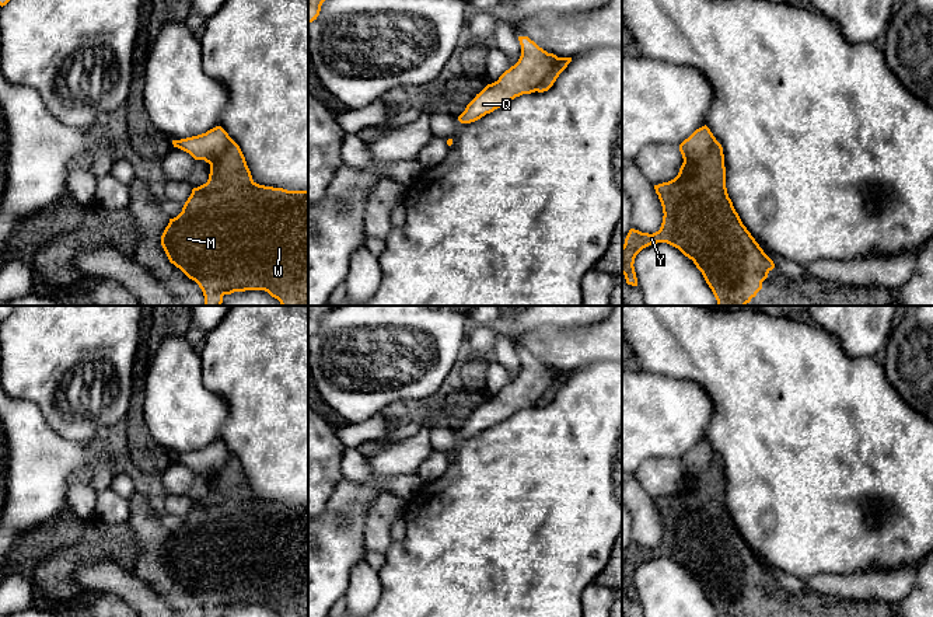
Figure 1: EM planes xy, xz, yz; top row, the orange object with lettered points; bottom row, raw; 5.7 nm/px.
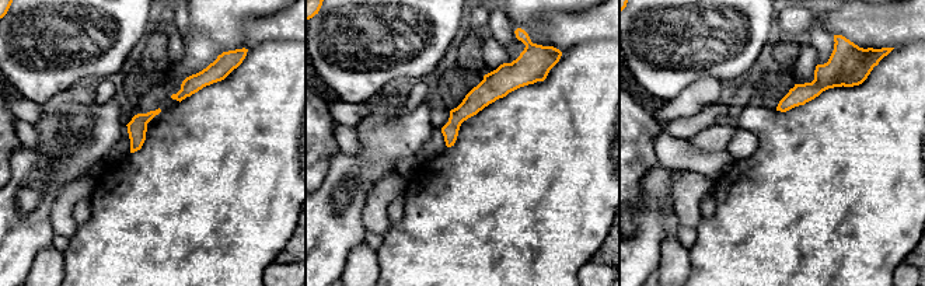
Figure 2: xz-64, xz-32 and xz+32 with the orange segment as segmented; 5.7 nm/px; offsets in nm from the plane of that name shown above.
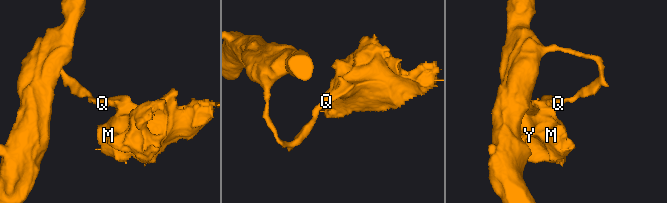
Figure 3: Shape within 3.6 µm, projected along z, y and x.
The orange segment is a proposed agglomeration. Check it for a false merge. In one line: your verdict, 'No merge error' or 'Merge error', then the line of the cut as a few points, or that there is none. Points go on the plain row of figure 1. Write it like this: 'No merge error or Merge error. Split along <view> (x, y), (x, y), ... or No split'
Merge error. Split along yz (716, 455), (699, 473), (684, 476)

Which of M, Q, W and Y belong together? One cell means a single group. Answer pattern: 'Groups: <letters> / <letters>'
Groups: M W Y / Q

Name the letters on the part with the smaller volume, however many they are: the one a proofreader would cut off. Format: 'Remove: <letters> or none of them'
Remove: M, W, Y

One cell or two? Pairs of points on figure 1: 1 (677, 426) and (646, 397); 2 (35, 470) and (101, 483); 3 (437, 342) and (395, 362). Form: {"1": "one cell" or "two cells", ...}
{"1": "one cell", "2": "one cell", "3": "one cell"}

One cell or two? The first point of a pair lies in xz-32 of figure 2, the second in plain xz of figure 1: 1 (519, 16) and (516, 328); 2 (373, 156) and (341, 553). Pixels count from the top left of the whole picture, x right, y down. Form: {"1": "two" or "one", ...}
{"1": "one", "2": "one"}

